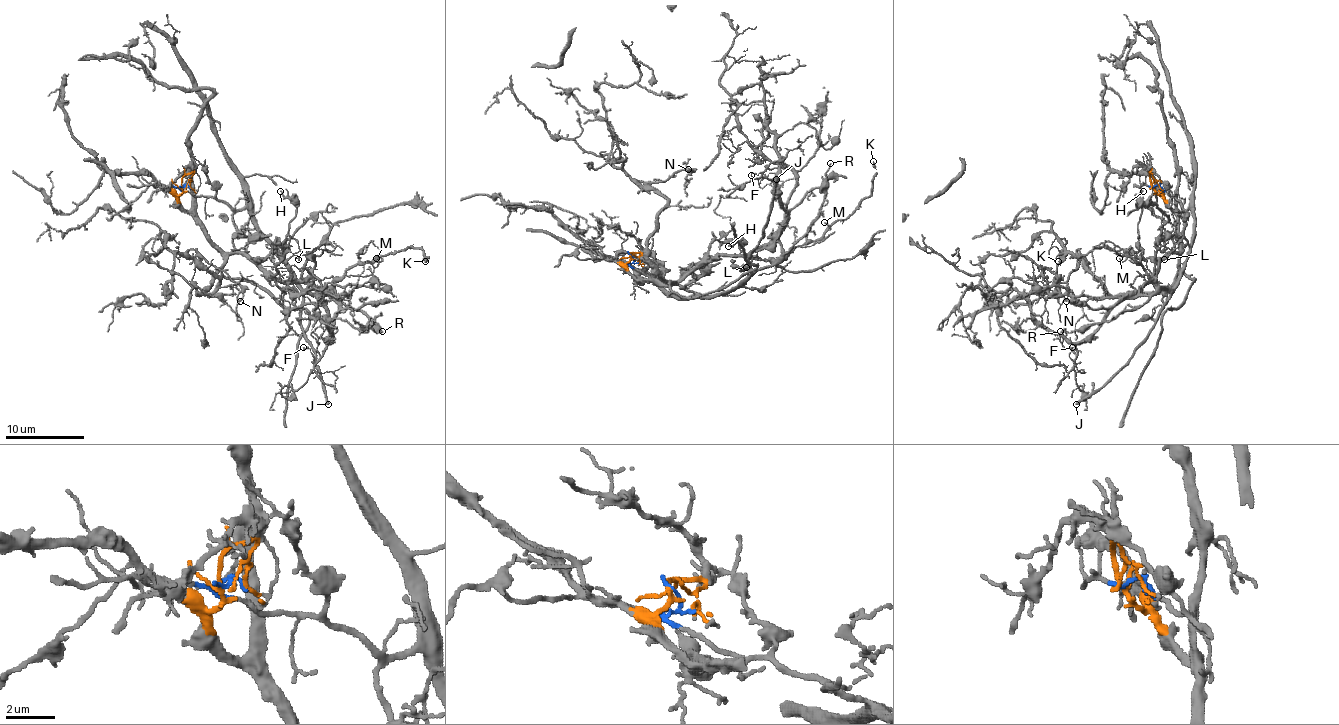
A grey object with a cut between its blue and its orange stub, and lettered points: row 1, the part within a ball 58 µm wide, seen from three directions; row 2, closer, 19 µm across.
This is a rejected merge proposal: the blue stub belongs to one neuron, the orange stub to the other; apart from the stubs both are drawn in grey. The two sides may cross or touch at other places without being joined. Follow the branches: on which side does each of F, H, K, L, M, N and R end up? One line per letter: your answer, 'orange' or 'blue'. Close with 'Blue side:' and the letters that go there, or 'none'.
F: orange
H: orange
K: blue
L: blue
M: blue
N: orange
R: blue
Blue side: K, L, M, R

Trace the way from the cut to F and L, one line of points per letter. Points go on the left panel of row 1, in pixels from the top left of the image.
F: (182, 186), (180, 204), (223, 252), (241, 252), (277, 279), (316, 285), (338, 305), (316, 361), (302, 347)
L: (182, 186), (195, 196), (215, 196), (247, 210), (277, 246), (293, 238), (299, 260)

